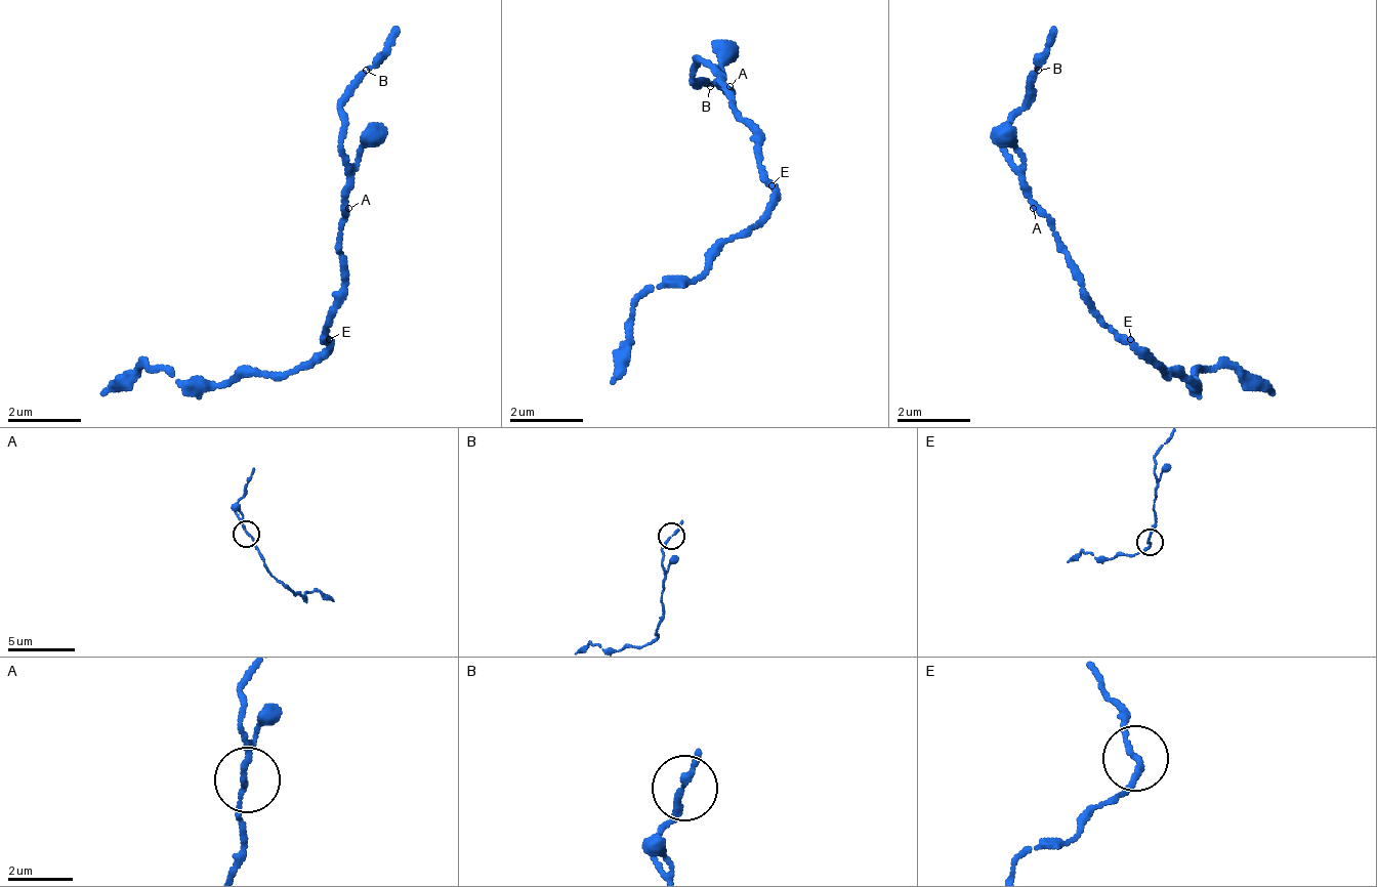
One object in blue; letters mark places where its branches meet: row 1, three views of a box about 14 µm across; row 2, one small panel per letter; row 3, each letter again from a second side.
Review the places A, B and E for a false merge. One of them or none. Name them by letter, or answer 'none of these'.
E

